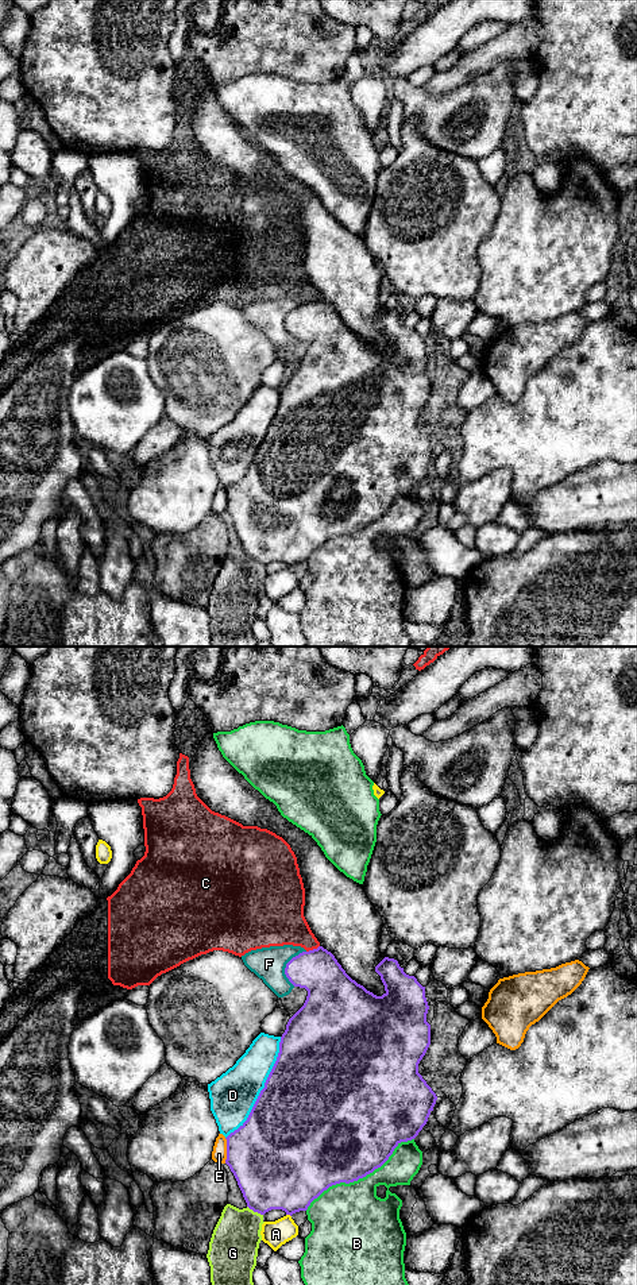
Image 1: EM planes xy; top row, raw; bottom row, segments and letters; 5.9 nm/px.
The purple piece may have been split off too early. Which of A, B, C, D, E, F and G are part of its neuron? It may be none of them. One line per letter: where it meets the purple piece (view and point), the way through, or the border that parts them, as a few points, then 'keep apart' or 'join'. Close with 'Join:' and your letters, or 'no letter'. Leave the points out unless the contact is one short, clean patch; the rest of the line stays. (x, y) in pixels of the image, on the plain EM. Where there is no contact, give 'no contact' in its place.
A: meets purple in xy at (289, 566); keep apart
B: meets purple in xy at (359, 529); keep apart
C: meets purple in xy at (313, 301); border along xy (319, 297), (307, 304); keep apart
D: meets purple in xy at (263, 440); keep apart
E: meets purple in xy at (227, 502); keep apart
F: meets purple in xy at (286, 317); keep apart
G: meets purple in xy at (255, 563); keep apart
Join: no letter

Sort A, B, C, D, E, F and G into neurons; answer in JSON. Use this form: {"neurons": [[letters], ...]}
{"neurons": [["A"], ["B"], ["C"], ["D"], ["E"], ["F"], ["G"]]}

